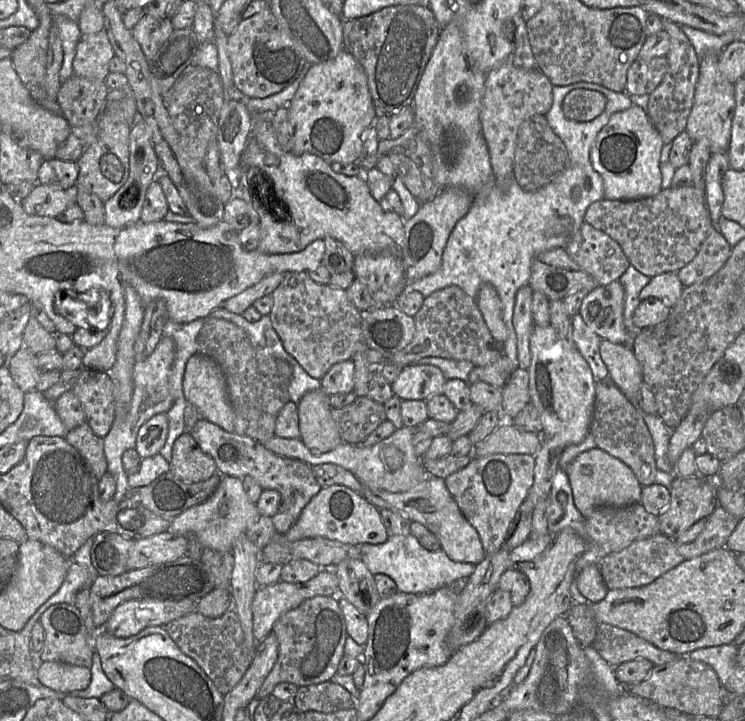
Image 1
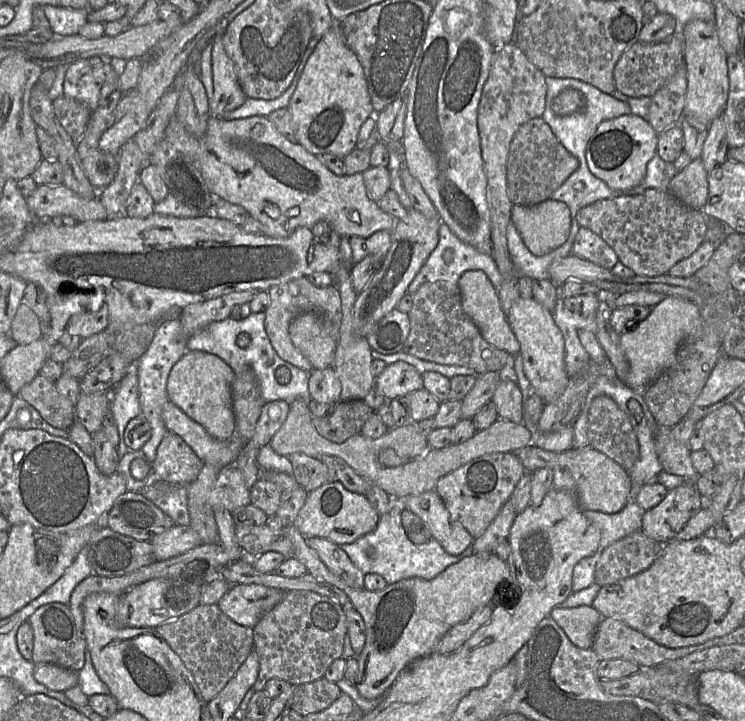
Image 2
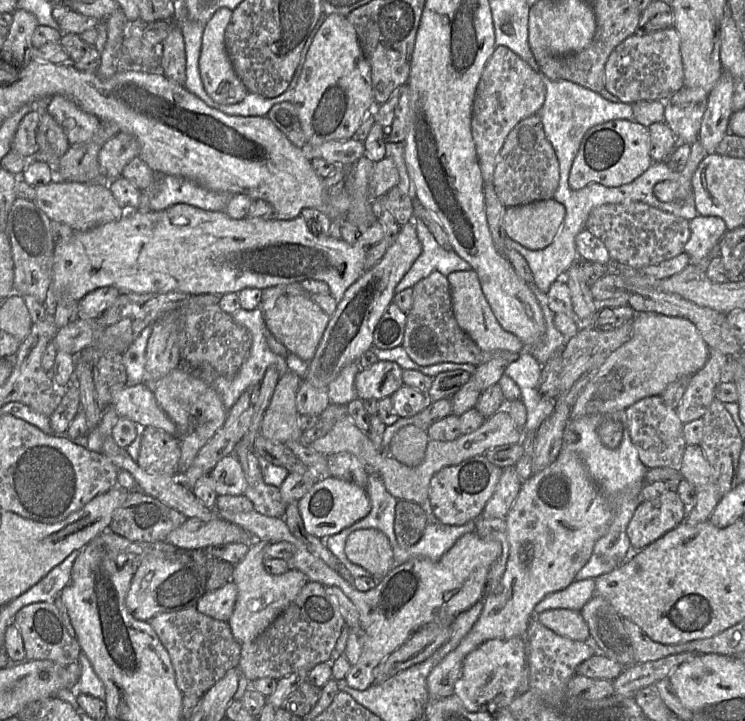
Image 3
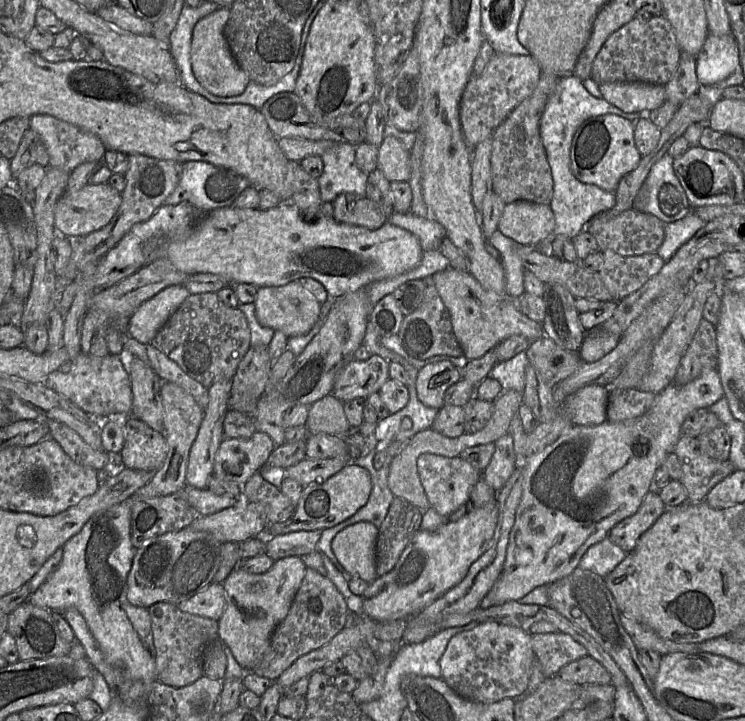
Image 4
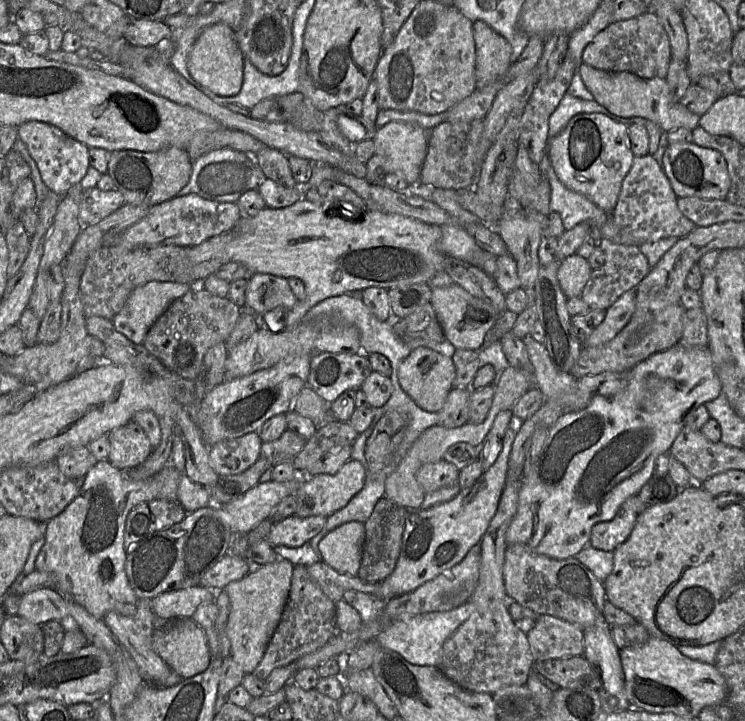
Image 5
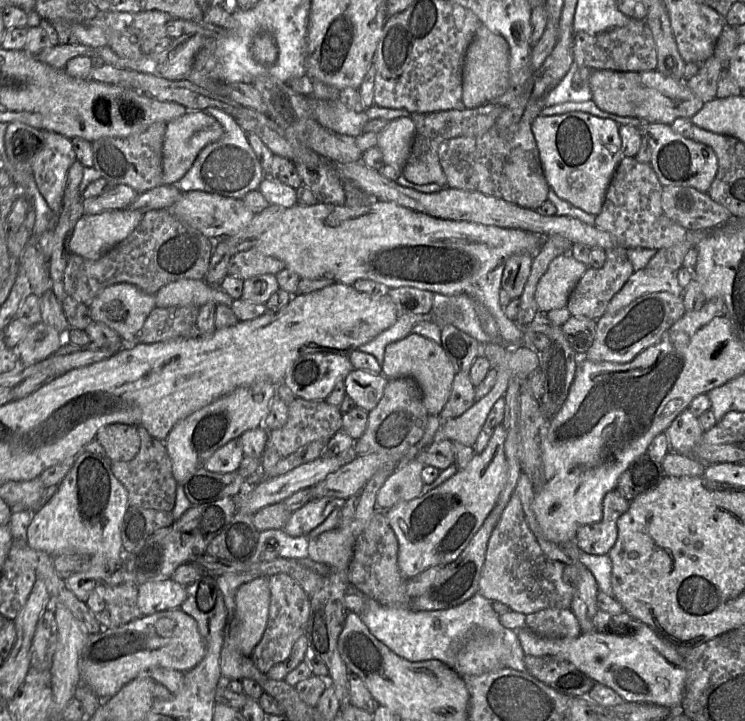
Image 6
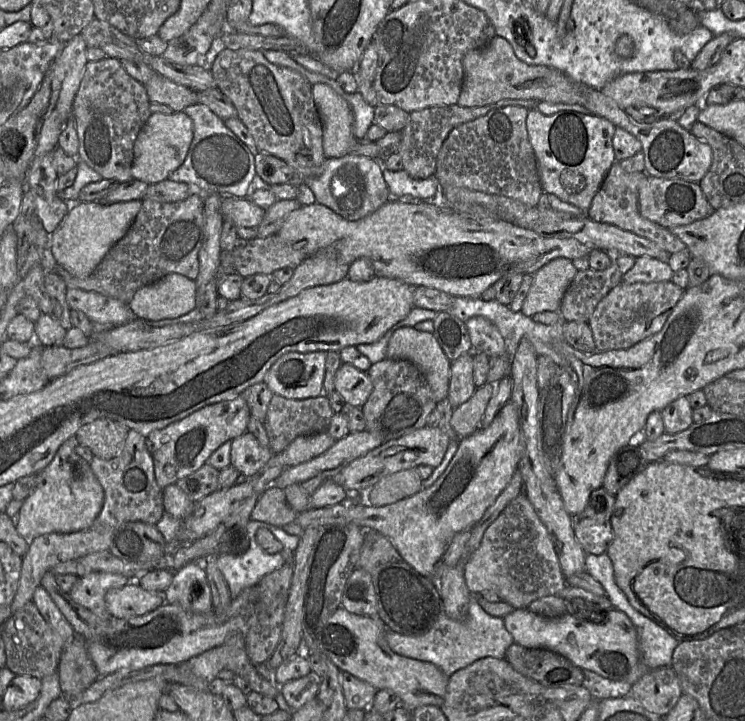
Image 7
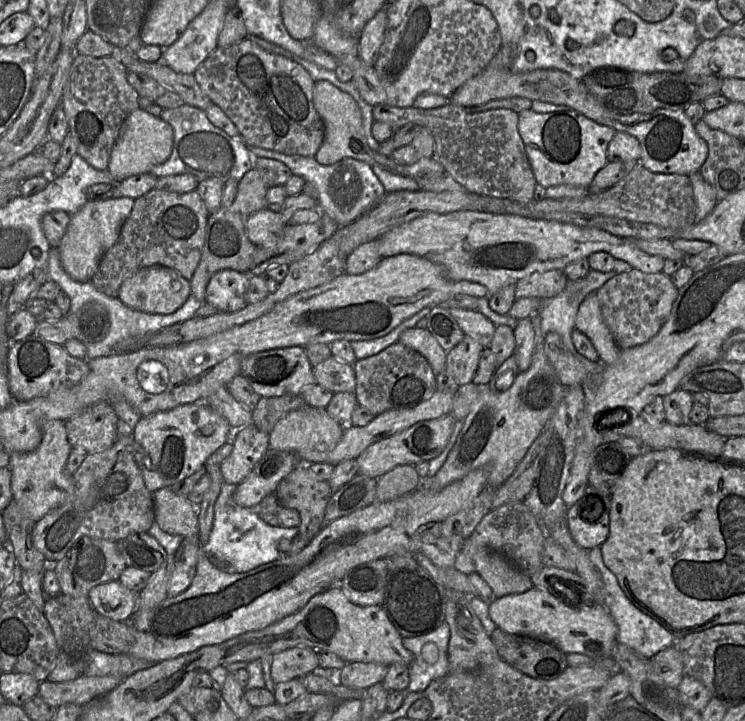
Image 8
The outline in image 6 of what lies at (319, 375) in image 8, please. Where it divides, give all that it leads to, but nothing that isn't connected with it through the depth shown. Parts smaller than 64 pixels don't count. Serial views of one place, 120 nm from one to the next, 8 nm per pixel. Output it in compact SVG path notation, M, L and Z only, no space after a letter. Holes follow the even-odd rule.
M353 369L344 379L346 395L351 397L357 407L372 410L381 400L388 378L382 373L376 374L363 369Z

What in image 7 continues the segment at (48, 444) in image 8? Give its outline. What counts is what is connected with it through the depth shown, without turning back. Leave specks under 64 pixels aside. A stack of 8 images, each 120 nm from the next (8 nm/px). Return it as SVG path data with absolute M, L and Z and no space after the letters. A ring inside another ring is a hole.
M66 440L49 465L37 475L32 493L23 500L15 524L18 534L27 542L53 532L76 532L89 528L104 502L104 491L93 473L90 463L76 452L77 440Z

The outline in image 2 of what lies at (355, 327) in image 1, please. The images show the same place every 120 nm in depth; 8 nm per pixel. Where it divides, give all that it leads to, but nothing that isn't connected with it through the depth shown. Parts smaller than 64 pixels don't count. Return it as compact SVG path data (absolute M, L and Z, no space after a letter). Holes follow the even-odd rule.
M300 277L283 284L273 286L267 290L269 306L265 314L265 331L277 355L286 362L311 373L314 368L310 361L293 345L289 336L289 326L292 320L305 312L320 314L333 328L333 335L338 343L342 322L342 306L339 290L334 285L327 288L314 286L308 277Z

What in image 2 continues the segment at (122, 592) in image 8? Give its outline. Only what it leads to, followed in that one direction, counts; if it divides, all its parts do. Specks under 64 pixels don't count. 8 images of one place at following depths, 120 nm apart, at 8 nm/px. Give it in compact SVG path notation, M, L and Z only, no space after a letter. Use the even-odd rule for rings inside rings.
M260 584L231 585L217 606L231 620L254 628L261 618L277 606L286 592Z

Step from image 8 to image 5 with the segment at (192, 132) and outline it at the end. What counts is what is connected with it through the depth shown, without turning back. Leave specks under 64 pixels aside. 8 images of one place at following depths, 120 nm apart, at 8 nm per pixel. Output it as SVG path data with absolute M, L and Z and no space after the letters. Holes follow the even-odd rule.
M222 148L210 151L193 161L191 176L178 196L197 194L208 200L237 203L242 194L257 189L264 179L267 178L253 155L231 148Z

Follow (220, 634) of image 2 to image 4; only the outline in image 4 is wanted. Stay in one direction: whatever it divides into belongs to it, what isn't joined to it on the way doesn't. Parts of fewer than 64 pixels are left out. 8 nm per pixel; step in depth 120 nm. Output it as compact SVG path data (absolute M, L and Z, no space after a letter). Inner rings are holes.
M166 602L153 604L148 608L148 613L151 620L151 630L155 648L156 680L174 688L182 688L204 676L203 652L209 644L219 640L218 621L183 612L176 605Z

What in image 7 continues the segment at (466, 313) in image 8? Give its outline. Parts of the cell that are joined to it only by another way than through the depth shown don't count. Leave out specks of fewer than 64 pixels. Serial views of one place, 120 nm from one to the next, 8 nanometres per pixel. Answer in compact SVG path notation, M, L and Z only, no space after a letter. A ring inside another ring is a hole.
M474 316L464 322L468 330L473 352L483 352L488 357L505 355L506 342L497 327L482 316Z

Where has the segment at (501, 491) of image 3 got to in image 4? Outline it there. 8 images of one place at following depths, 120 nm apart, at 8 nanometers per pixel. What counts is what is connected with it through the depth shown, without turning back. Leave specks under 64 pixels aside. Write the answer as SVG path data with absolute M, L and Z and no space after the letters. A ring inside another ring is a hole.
M507 433L494 442L495 452L483 471L483 479L497 493L517 467L513 437Z

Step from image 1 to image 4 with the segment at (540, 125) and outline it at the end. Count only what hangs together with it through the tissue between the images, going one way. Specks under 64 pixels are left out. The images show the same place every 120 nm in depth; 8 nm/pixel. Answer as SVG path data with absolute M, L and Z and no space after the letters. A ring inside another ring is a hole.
M542 72L533 93L511 112L492 135L493 191L505 204L530 201L550 205L552 201L554 181L540 134L540 123L546 103L555 91L558 81L557 76Z

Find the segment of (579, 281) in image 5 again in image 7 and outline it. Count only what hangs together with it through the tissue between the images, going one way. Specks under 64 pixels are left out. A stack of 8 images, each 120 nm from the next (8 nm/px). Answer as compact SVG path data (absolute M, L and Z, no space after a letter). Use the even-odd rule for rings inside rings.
M555 258L533 275L533 282L520 312L533 316L543 311L559 311L565 291L578 270L572 260Z

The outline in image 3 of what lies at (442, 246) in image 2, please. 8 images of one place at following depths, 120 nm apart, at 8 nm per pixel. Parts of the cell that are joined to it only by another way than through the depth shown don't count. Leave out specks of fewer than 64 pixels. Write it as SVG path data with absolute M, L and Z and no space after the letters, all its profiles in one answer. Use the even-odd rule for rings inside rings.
M420 219L414 220L417 235L422 245L422 252L397 284L395 288L396 293L413 287L432 272L439 272L447 277L455 271L472 270L471 265L453 249L445 249L440 246L432 232Z

